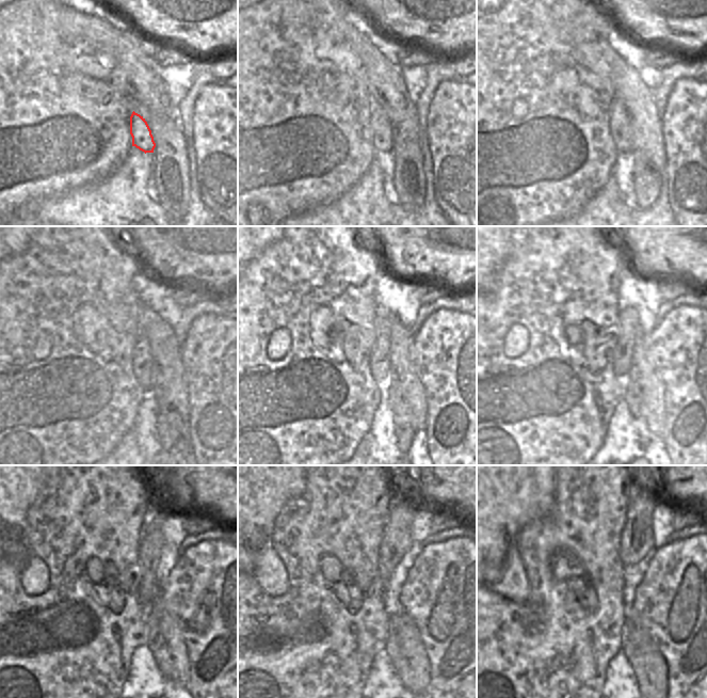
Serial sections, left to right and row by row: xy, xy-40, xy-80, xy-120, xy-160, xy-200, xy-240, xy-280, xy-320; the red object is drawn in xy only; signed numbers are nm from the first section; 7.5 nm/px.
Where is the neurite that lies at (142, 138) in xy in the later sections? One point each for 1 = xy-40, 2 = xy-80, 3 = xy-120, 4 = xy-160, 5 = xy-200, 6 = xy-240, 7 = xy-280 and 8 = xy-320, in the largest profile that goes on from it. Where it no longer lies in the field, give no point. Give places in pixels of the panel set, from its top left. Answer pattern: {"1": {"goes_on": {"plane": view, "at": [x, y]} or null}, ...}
{"1": {"goes_on": {"plane": "xy-40", "at": [381, 129]}}, "2": {"goes_on": {"plane": "xy-80", "at": [620, 128]}}, "3": {"goes_on": {"plane": "xy-120", "at": [142, 363]}}, "4": {"goes_on": {"plane": "xy-160", "at": [381, 352]}}, "5": {"goes_on": {"plane": "xy-200", "at": [622, 360]}}, "6": {"goes_on": {"plane": "xy-240", "at": [148, 591]}}, "7": {"goes_on": {"plane": "xy-280", "at": [387, 567]}}, "8": {"goes_on": {"plane": "xy-320", "at": [626, 562]}}}

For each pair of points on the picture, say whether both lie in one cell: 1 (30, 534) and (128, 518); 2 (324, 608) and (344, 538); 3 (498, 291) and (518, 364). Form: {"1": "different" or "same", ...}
{"1": "same", "2": "same", "3": "different"}

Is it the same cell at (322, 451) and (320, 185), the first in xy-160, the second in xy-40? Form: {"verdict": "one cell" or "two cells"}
{"verdict": "one cell"}

